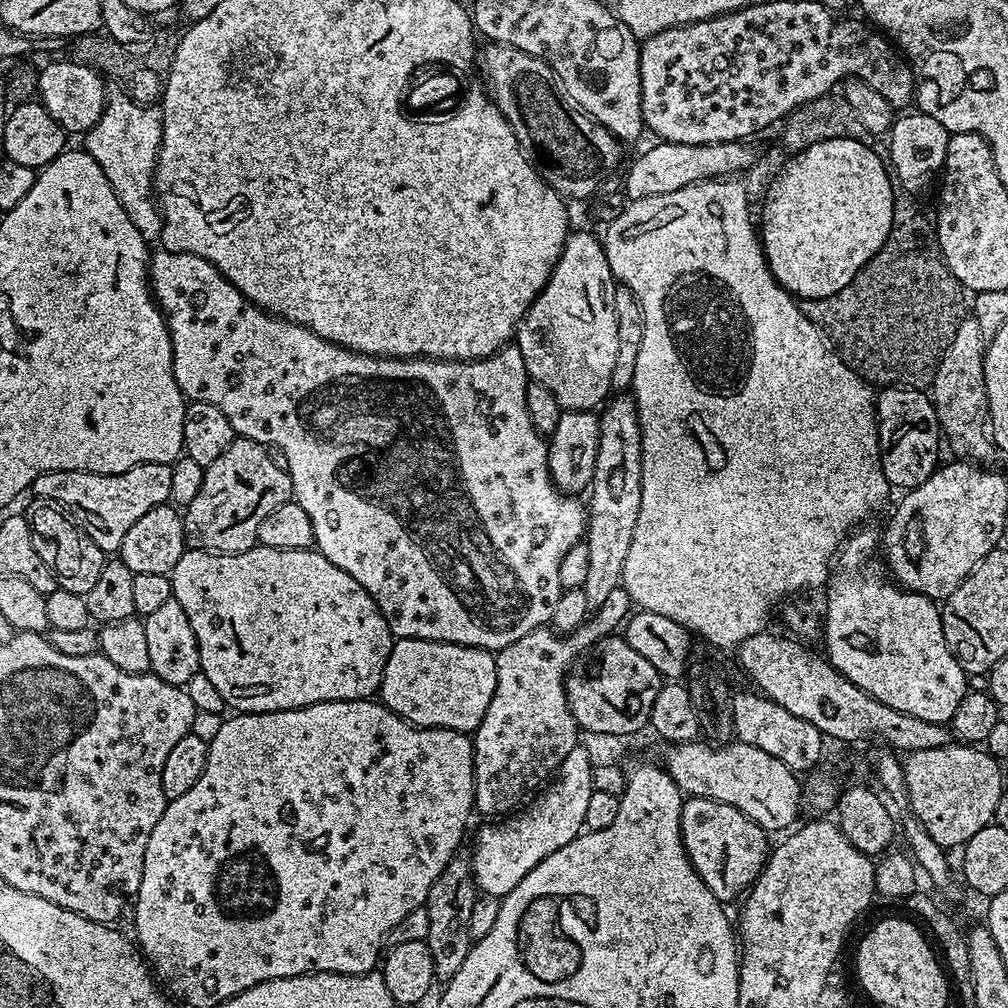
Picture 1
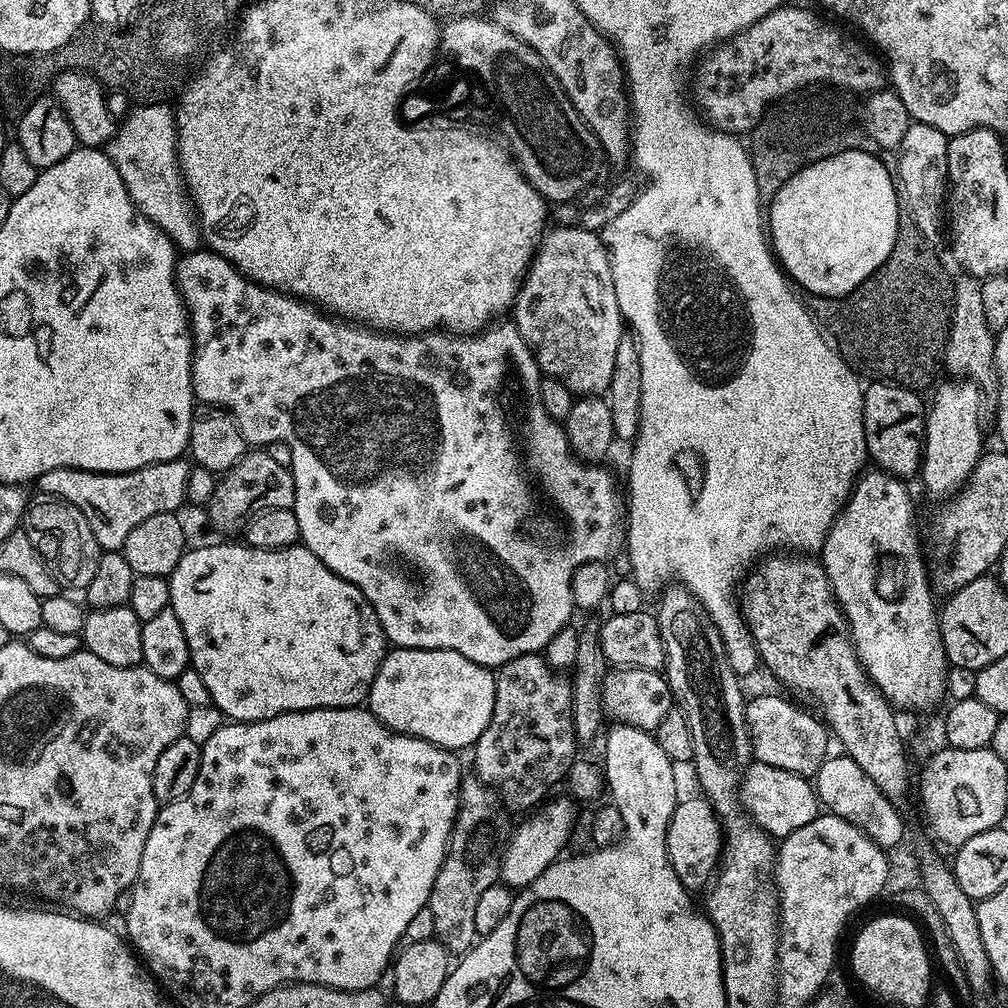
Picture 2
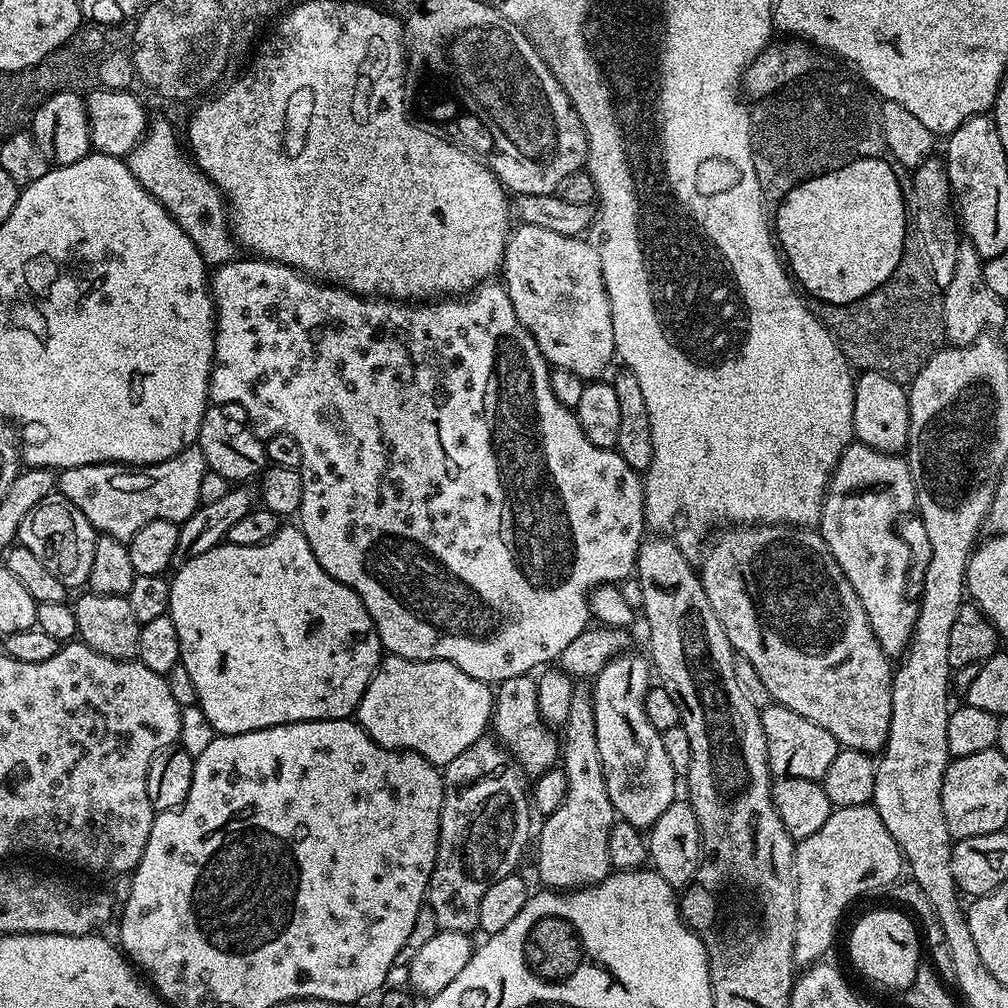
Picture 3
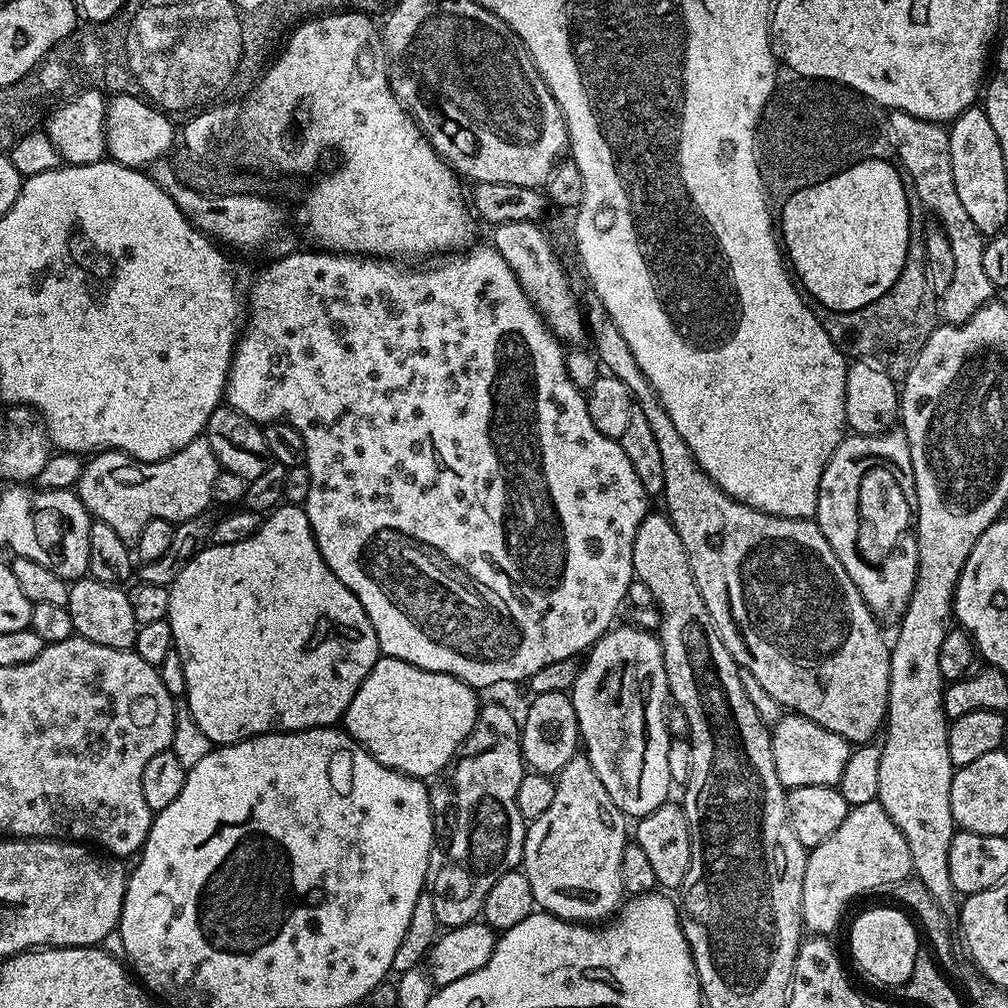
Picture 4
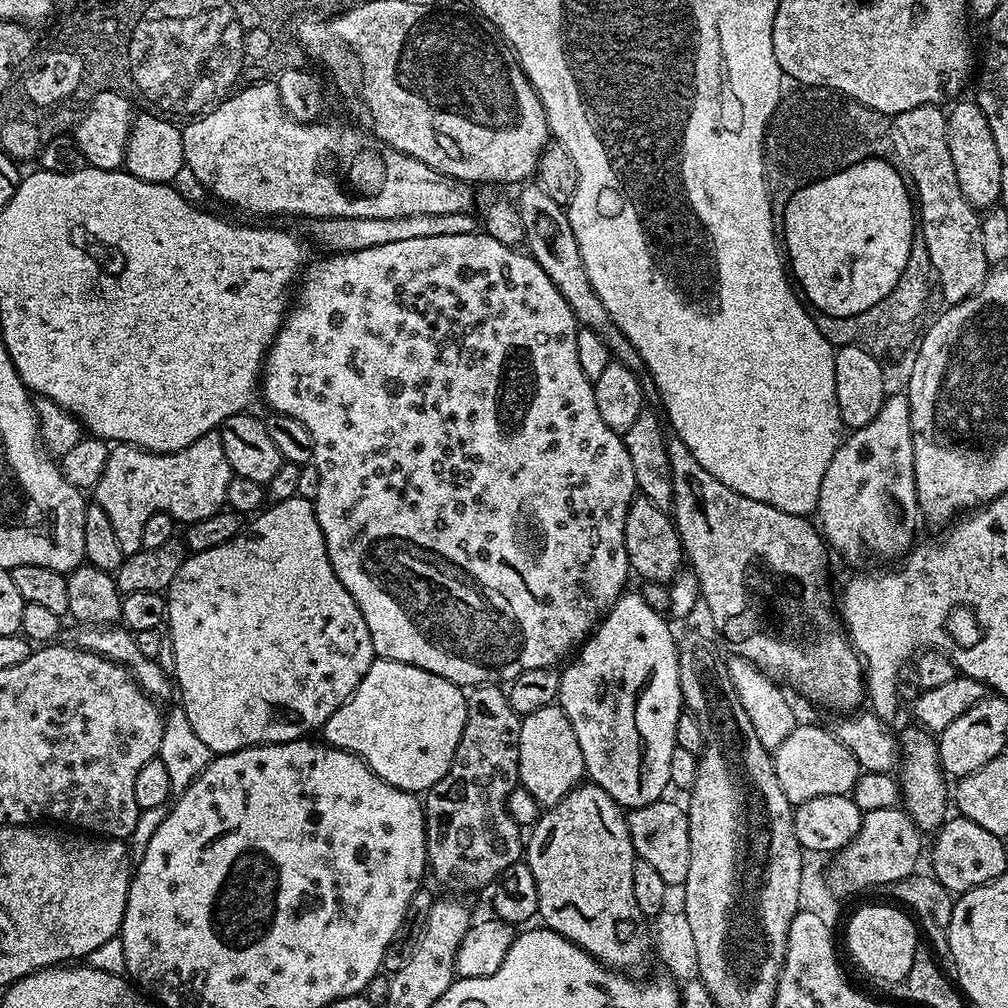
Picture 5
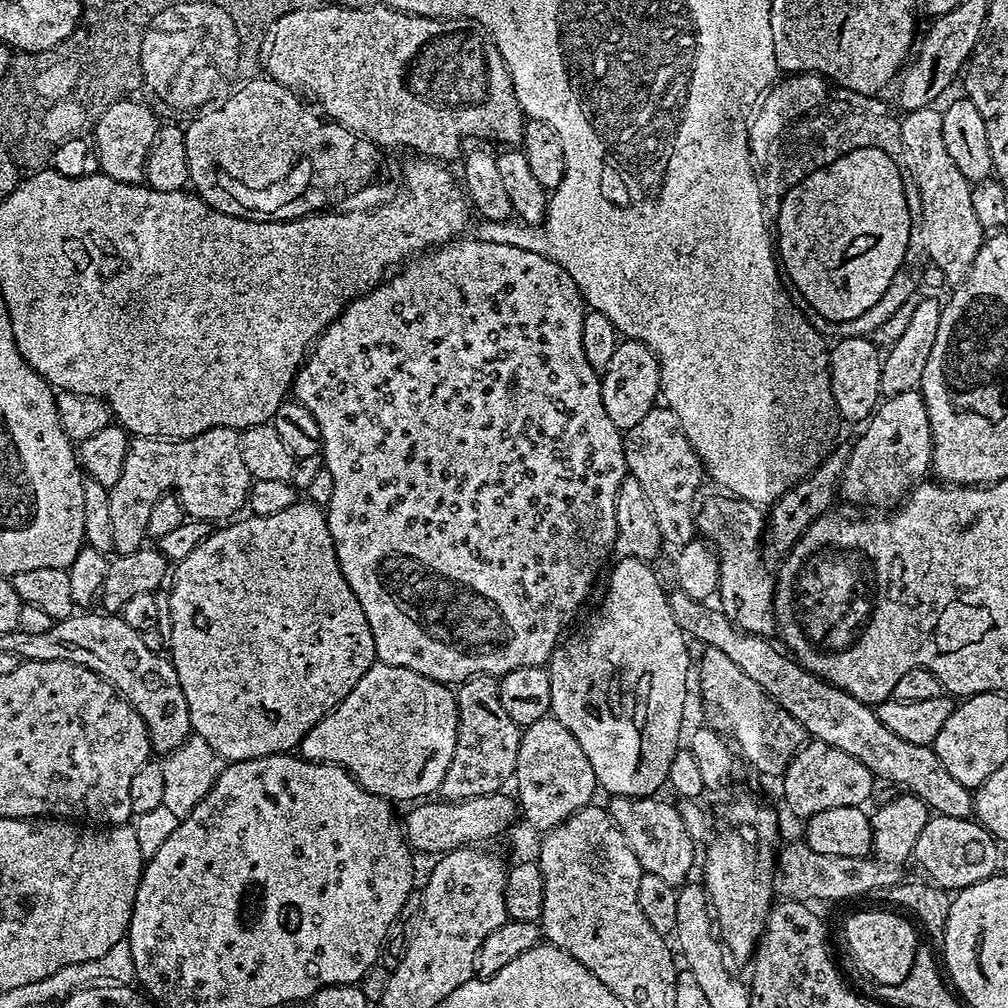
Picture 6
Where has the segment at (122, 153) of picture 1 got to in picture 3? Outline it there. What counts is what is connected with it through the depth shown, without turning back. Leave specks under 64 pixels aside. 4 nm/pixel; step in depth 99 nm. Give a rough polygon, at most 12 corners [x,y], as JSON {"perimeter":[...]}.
{"perimeter":[[153,119],[128,169],[205,264],[237,259],[226,201],[177,125]]}

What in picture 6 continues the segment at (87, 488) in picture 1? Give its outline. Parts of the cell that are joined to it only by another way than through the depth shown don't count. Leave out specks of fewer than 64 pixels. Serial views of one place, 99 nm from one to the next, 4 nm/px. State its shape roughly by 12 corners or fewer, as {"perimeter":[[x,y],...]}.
{"perimeter":[[240,432],[132,436],[109,488],[116,556],[146,540],[158,498],[228,522],[253,478]]}

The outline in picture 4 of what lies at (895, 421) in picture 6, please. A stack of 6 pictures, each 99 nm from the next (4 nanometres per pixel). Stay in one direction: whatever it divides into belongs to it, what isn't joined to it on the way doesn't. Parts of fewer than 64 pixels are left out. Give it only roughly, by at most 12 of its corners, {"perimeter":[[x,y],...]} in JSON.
{"perimeter":[[903,431],[845,435],[814,519],[866,606],[916,585]]}

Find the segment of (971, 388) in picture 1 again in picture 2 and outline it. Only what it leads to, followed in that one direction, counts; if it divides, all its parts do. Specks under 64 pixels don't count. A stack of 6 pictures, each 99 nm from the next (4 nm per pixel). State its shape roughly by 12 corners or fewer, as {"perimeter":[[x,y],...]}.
{"perimeter":[[957,275],[943,367],[996,384],[980,280]]}

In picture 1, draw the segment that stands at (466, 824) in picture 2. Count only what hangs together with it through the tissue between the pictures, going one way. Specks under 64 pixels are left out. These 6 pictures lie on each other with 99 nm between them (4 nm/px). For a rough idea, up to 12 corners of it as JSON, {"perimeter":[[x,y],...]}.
{"perimeter":[[453,856],[430,886],[428,949],[436,980],[462,970],[478,895]]}

